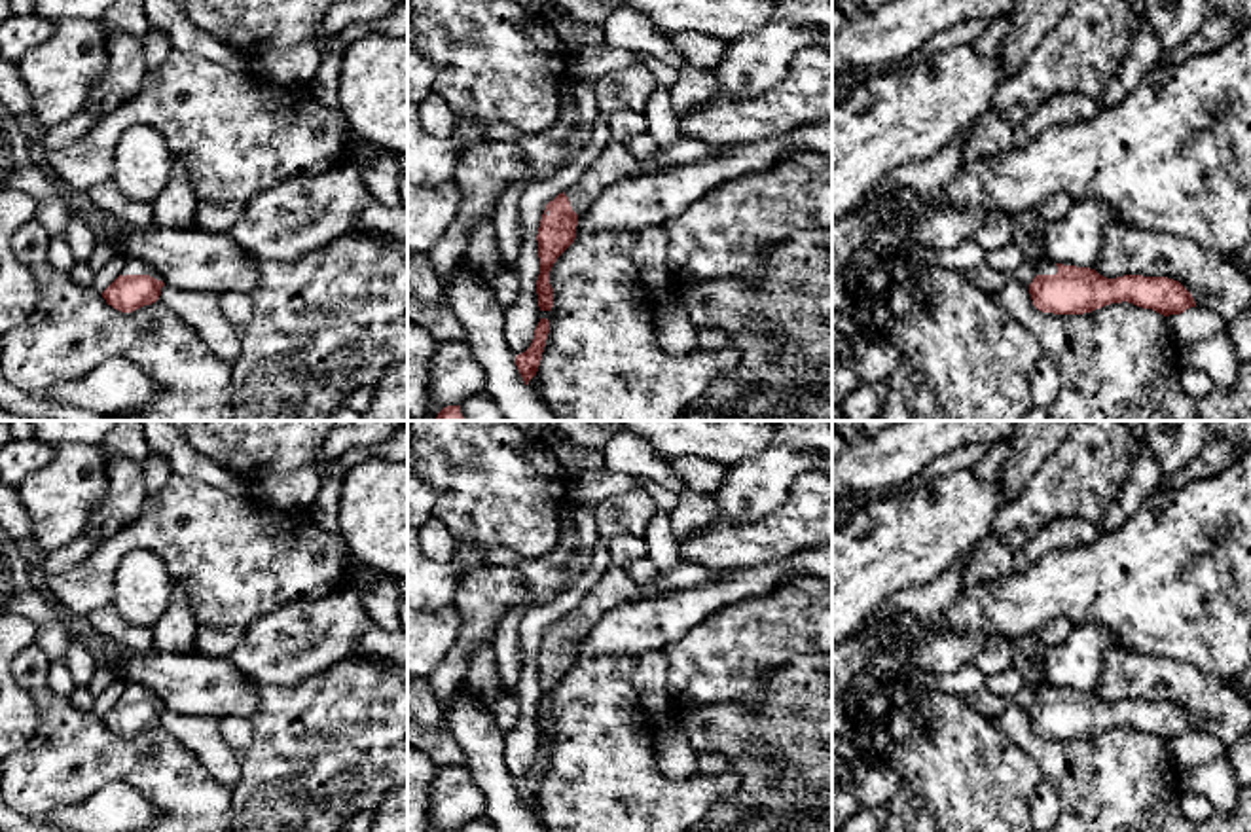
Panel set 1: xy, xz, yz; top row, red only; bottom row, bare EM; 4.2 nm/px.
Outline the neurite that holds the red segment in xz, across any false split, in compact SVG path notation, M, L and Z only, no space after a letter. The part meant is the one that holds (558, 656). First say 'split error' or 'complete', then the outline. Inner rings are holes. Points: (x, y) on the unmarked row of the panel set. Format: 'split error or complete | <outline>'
split error | M610 563L580 605L546 629L536 660L540 682L536 718L540 735L552 735L553 732L550 696L557 682L574 667L578 641L586 637L608 610L631 601L641 601L641 586L626 569Z

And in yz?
split error | M1046 682L1037 684L1037 701L1029 709L1029 718L1039 735L1054 739L1084 739L1122 726L1152 733L1164 741L1196 732L1192 718L1179 705L1168 701L1124 699L1107 703L1096 694L1054 688Z

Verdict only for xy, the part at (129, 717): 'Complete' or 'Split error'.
Split error

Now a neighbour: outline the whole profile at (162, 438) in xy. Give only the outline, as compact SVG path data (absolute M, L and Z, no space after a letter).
M142 421L142 430L150 449L169 461L172 474L201 479L231 495L248 493L239 476L197 453L167 421Z

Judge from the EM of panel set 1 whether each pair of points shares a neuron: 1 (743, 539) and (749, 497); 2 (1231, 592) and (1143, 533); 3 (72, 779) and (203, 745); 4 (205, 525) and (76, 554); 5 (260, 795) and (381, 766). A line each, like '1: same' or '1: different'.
1: different
2: same
3: different
4: different
5: same

